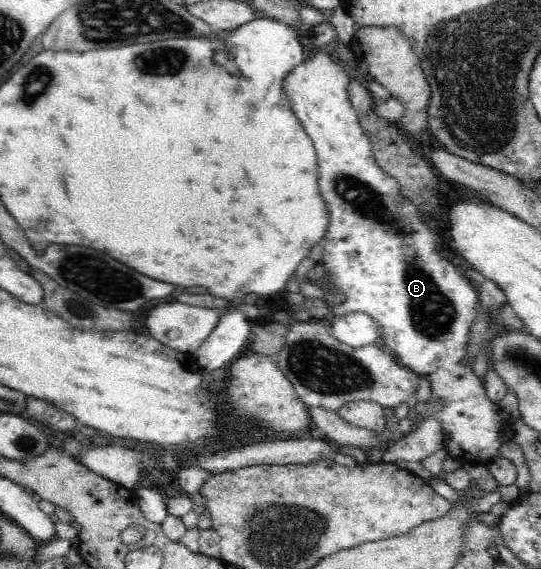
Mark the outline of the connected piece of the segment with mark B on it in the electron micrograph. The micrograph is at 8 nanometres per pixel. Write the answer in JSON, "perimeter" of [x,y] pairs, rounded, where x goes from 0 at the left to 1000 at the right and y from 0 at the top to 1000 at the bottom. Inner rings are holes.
{"perimeter":[[[593,88],[545,116],[521,148],[543,202],[580,251],[591,292],[591,341],[610,369],[610,397],[603,401],[593,425],[597,452],[591,460],[601,478],[597,492],[610,492],[610,499],[621,503],[621,510],[640,524],[634,533],[610,543],[612,550],[603,561],[658,548],[691,559],[704,578],[704,606],[739,640],[797,673],[795,707],[819,714],[808,735],[821,756],[823,791],[850,812],[900,814],[917,803],[932,779],[948,770],[950,759],[946,747],[922,733],[921,710],[902,701],[896,664],[880,661],[869,636],[860,636],[865,587],[885,534],[884,504],[869,499],[869,490],[856,483],[837,452],[821,455],[813,450],[811,439],[806,439],[806,406],[787,394],[773,360],[743,343],[736,318],[699,292],[689,255],[667,223],[641,163],[643,149],[645,132],[636,114],[621,112],[612,91]]]}

